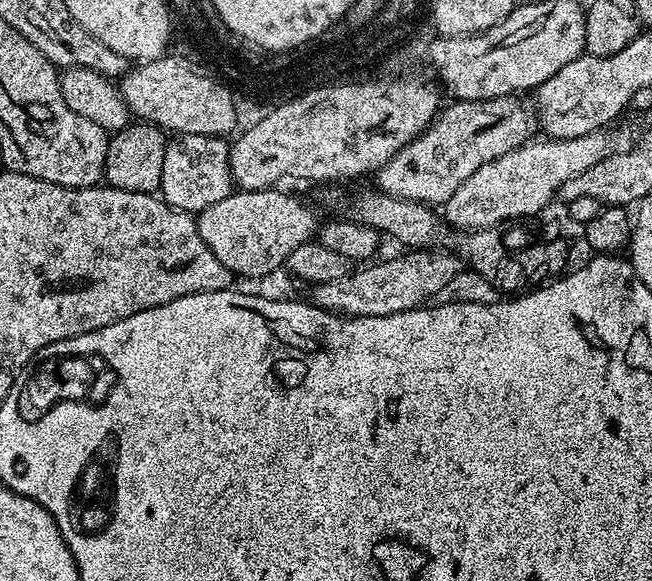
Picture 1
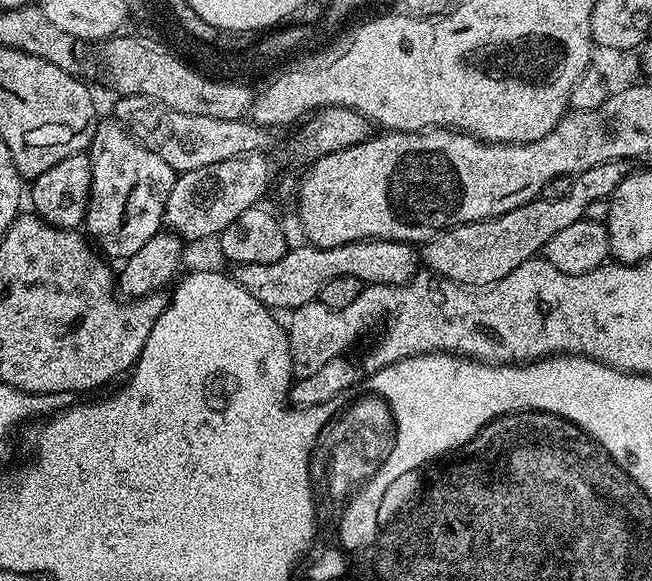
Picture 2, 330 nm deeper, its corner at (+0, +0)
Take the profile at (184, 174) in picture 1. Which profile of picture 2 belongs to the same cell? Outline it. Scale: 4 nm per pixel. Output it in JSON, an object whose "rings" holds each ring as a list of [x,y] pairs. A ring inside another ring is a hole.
{"rings":[[[115,118],[101,119],[97,123],[90,145],[90,159],[92,193],[88,199],[88,212],[84,215],[83,227],[91,243],[105,257],[123,262],[136,253],[145,242],[150,242],[150,238],[154,238],[156,232],[161,231],[164,224],[166,198],[170,198],[170,190],[178,174],[170,166],[166,166],[166,162],[162,162],[158,154],[146,150],[146,146],[139,144]]]}

